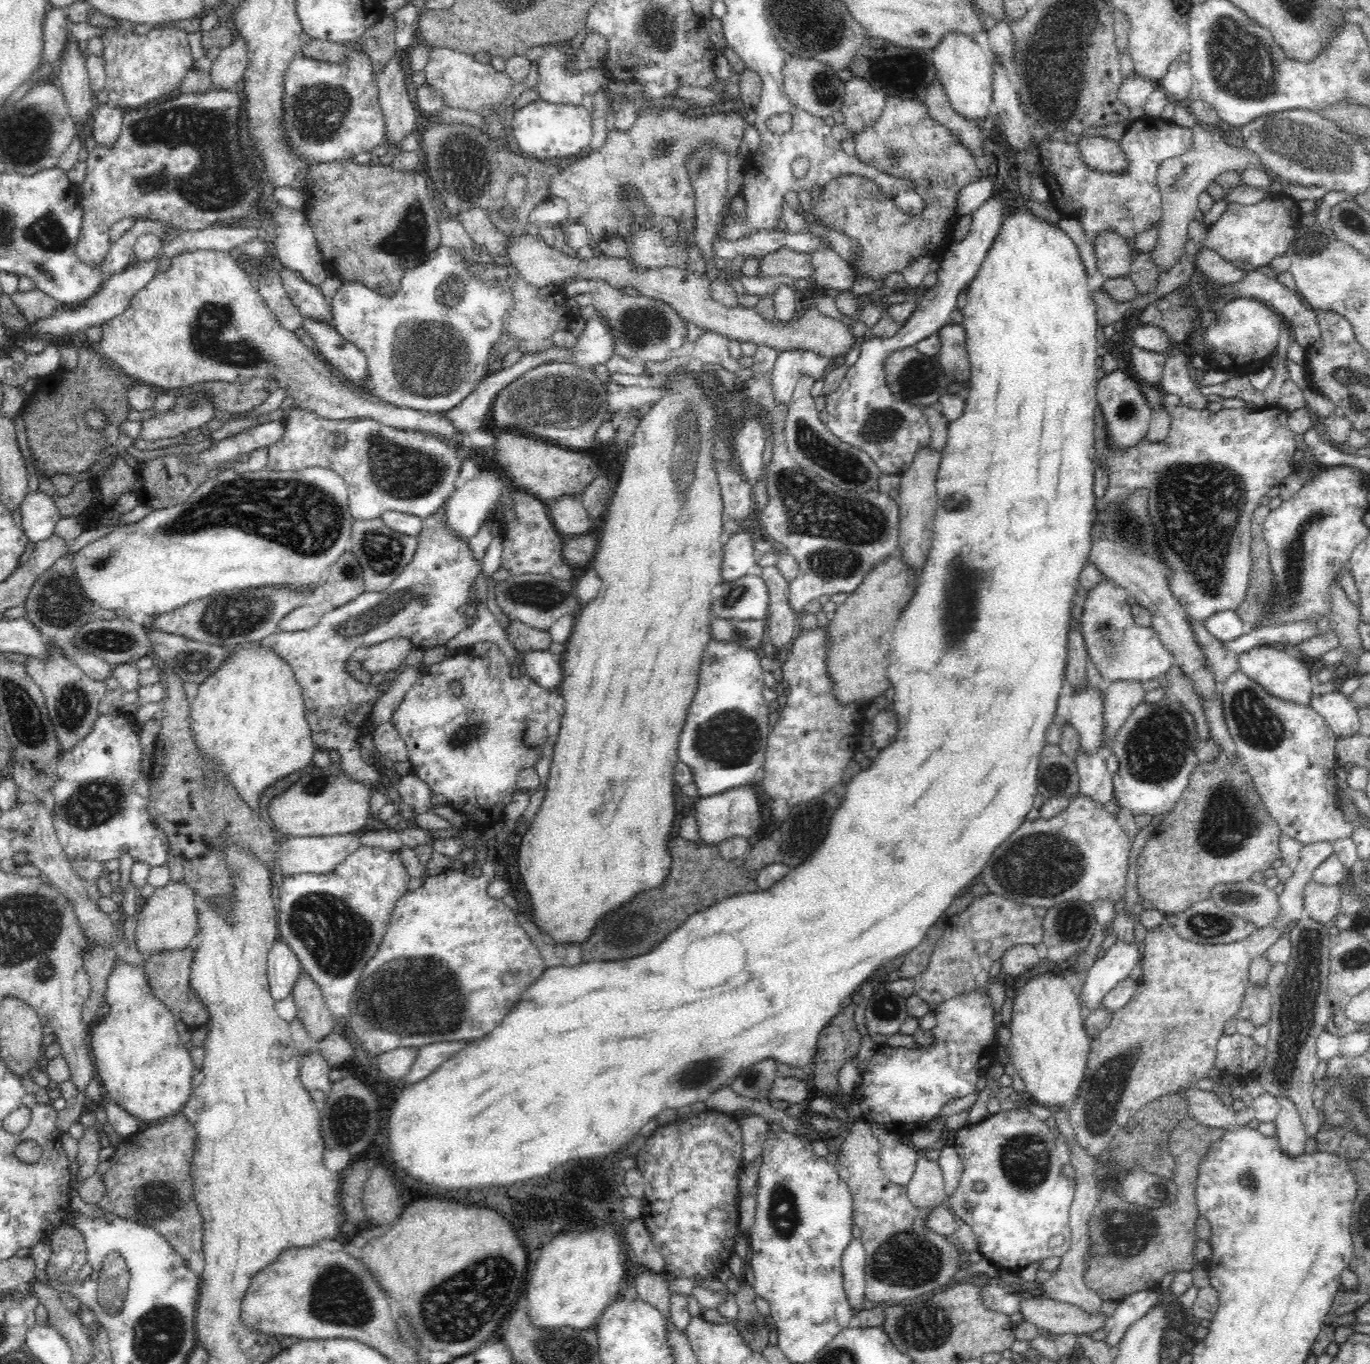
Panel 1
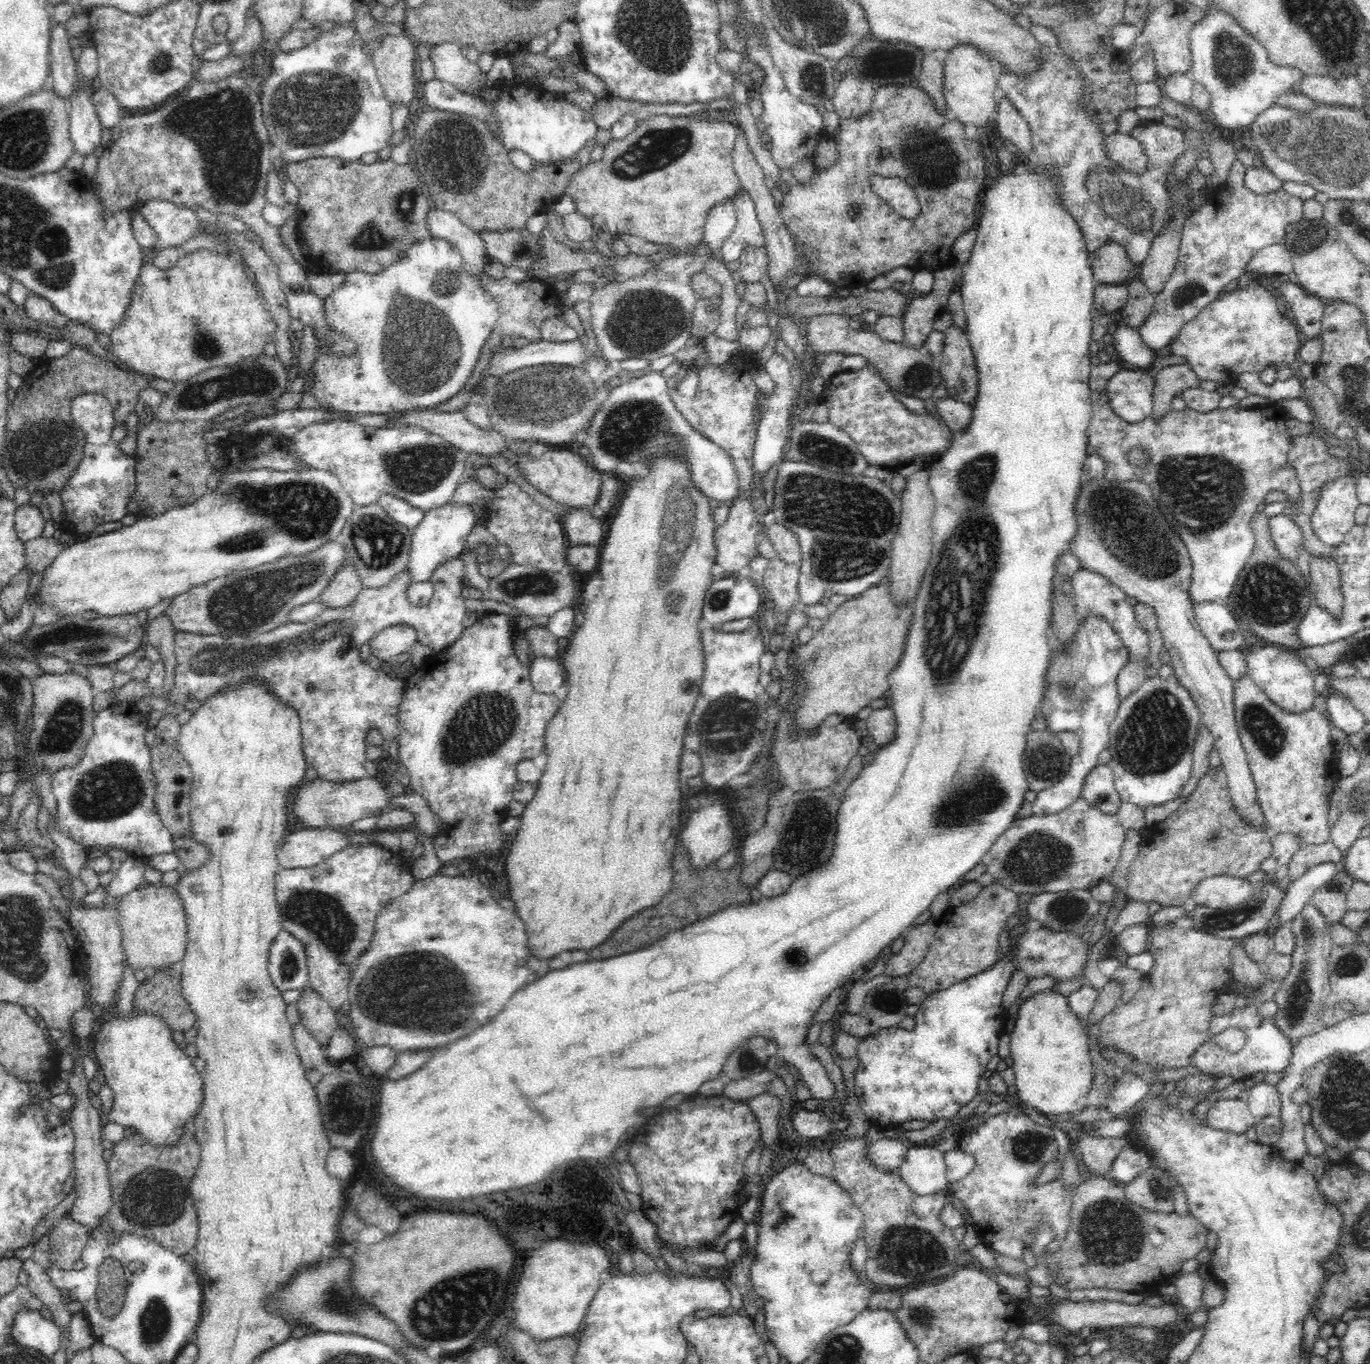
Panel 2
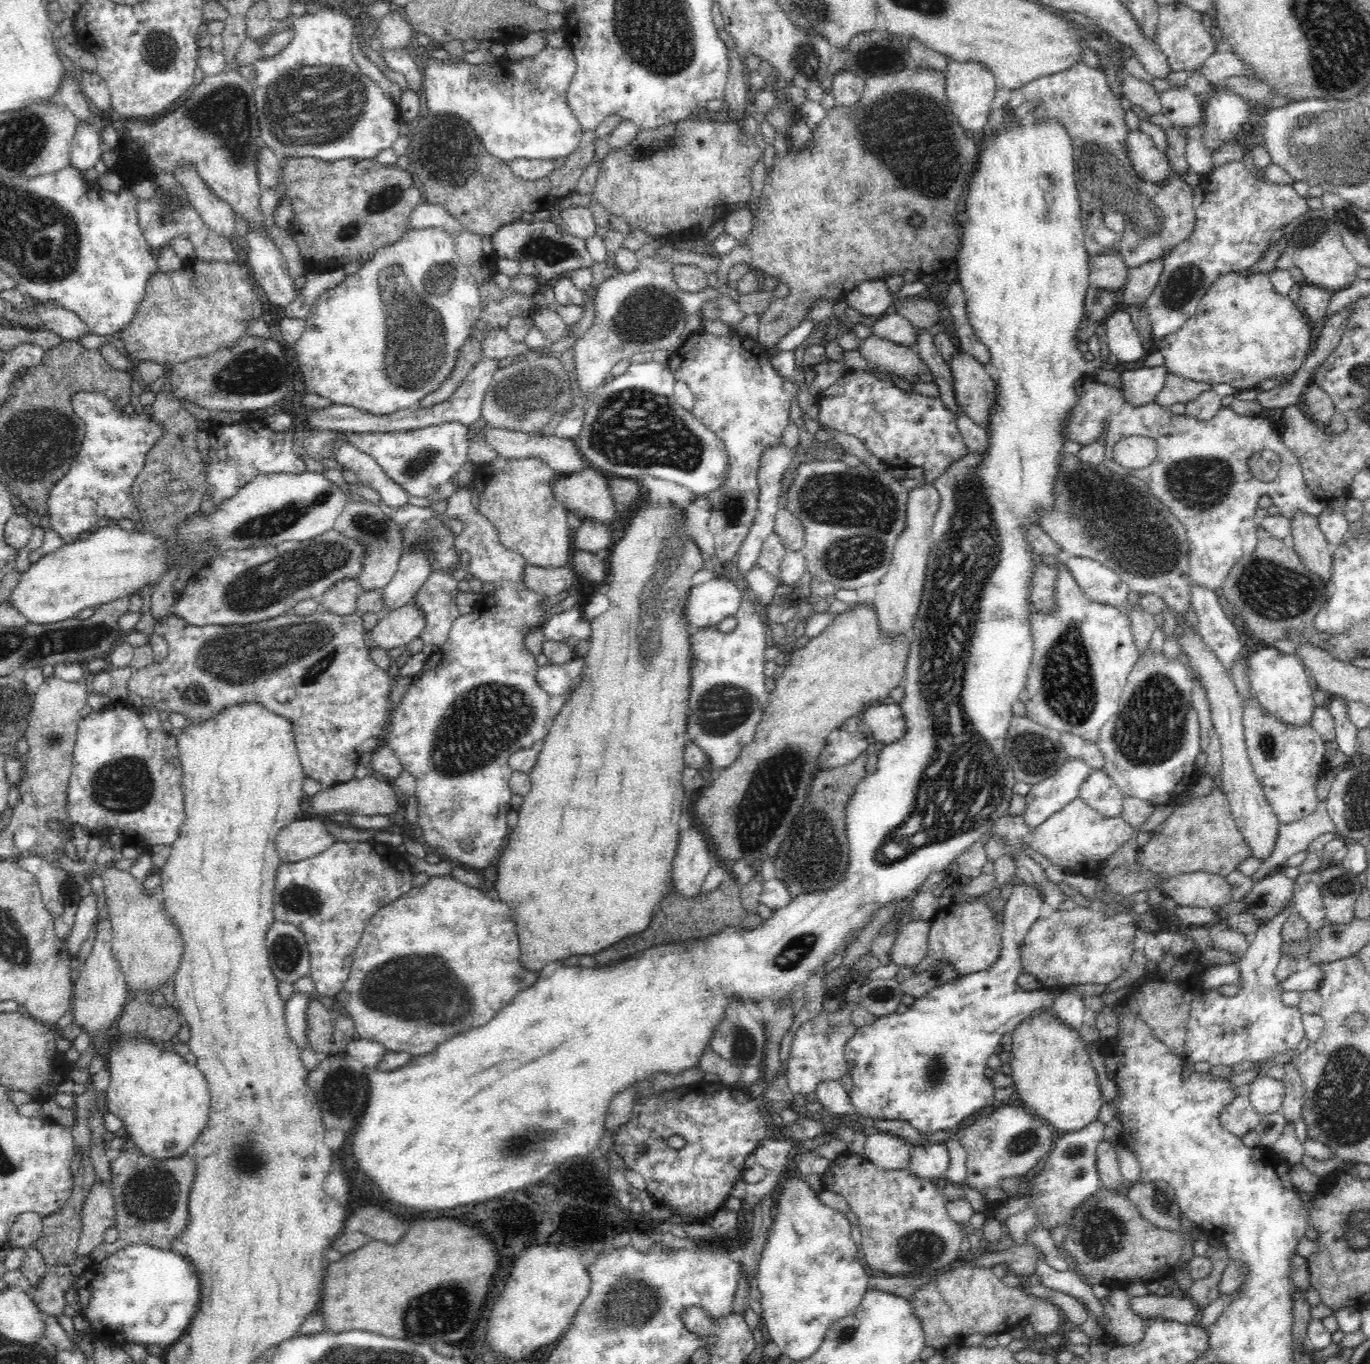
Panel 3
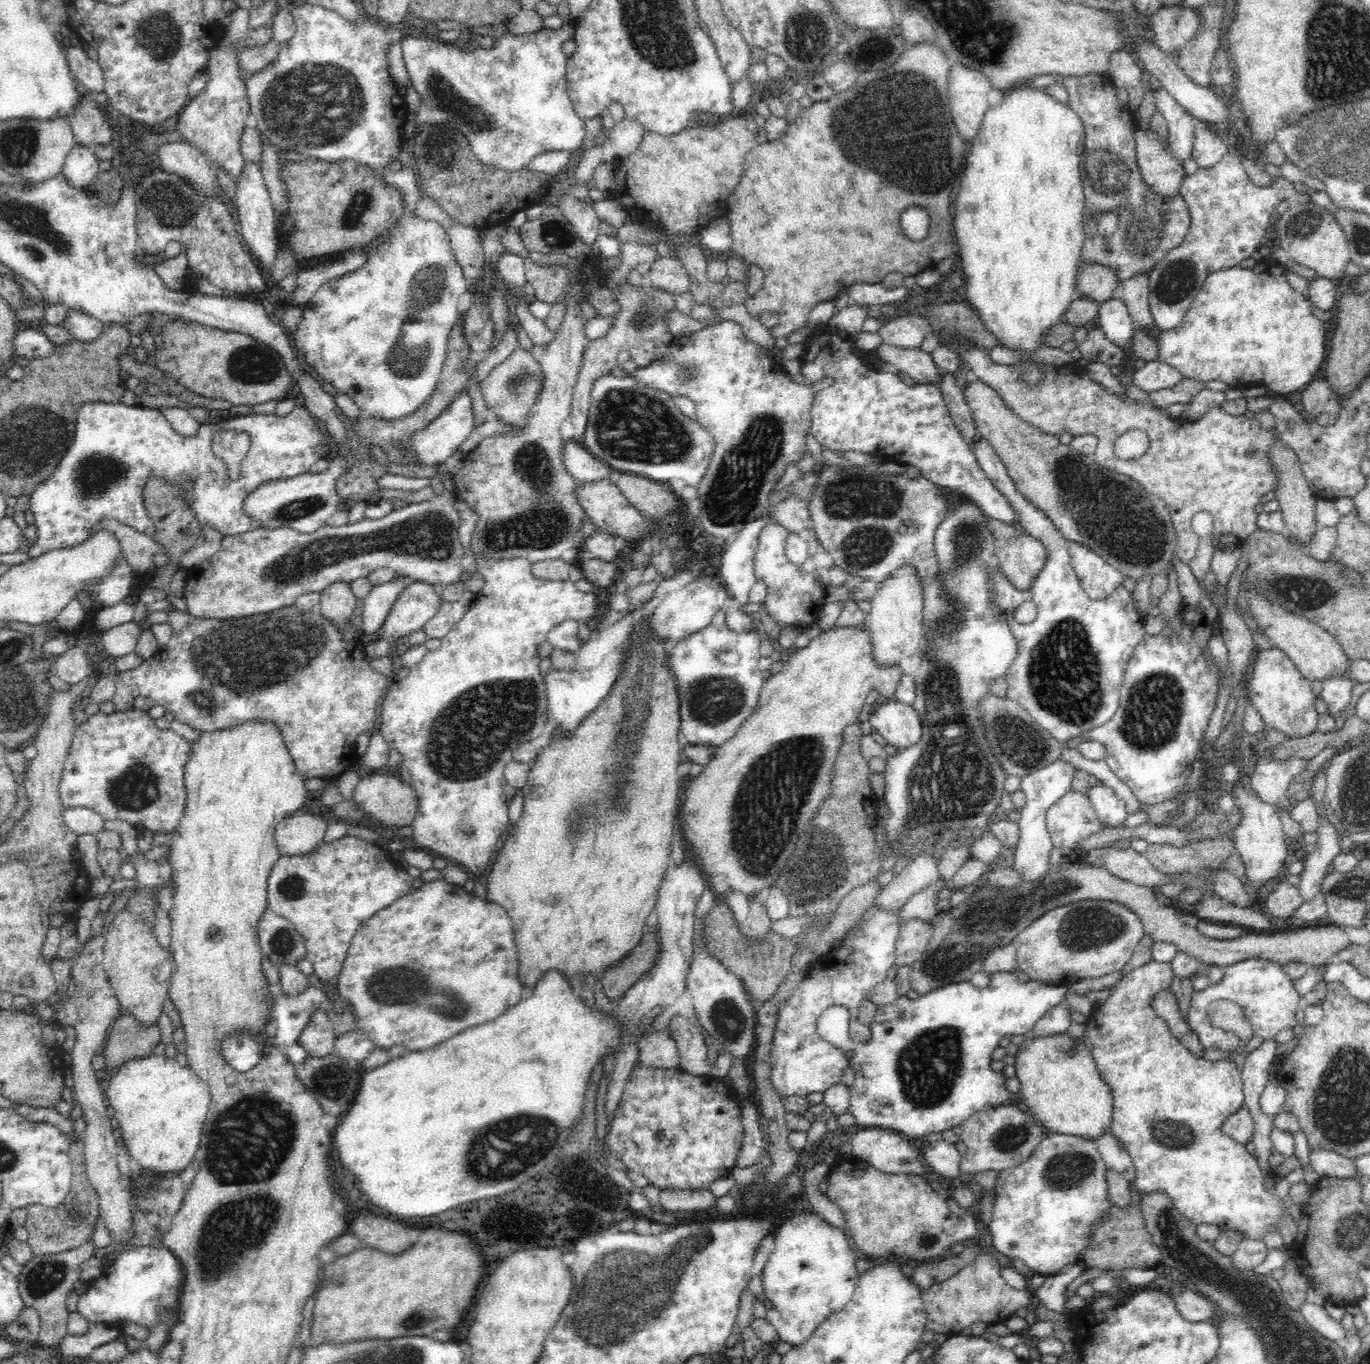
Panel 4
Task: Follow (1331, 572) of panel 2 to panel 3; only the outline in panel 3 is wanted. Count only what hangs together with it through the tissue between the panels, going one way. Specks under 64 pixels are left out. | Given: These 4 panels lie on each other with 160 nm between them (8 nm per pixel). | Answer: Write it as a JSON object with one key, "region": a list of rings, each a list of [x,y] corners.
{"region":[[[1295,512],[1290,520],[1288,530],[1292,550],[1295,550],[1302,565],[1324,581],[1330,584],[1333,568],[1333,553],[1329,542],[1323,535],[1318,517],[1306,515],[1306,512]]]}

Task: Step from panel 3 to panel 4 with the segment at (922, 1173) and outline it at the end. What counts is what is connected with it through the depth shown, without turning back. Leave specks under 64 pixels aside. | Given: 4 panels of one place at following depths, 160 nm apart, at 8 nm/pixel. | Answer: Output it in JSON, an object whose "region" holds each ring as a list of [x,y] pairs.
{"region":[[[944,1140],[932,1142],[921,1156],[926,1158],[927,1168],[942,1178],[958,1178],[961,1174],[959,1164],[962,1152],[954,1143]]]}

